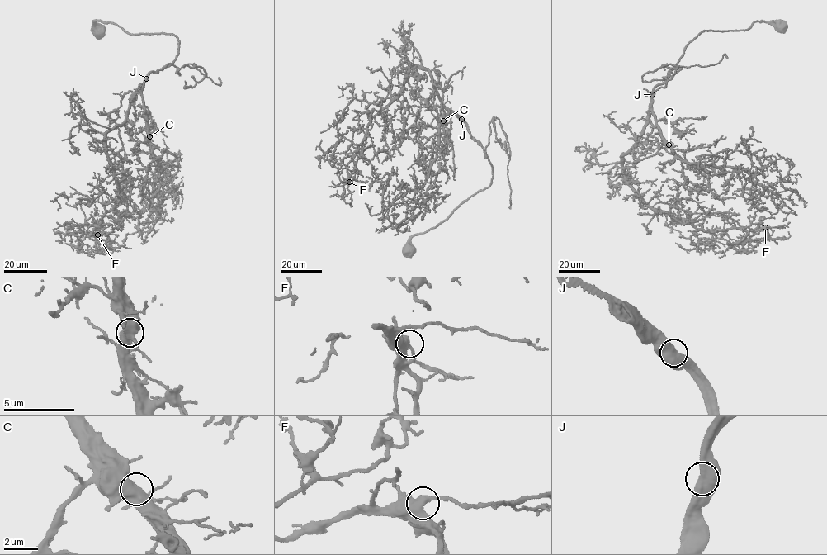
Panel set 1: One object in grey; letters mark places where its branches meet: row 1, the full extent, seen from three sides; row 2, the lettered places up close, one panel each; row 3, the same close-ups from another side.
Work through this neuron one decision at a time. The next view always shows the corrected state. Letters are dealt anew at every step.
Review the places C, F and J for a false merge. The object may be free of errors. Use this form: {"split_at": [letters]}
{"split_at": []}

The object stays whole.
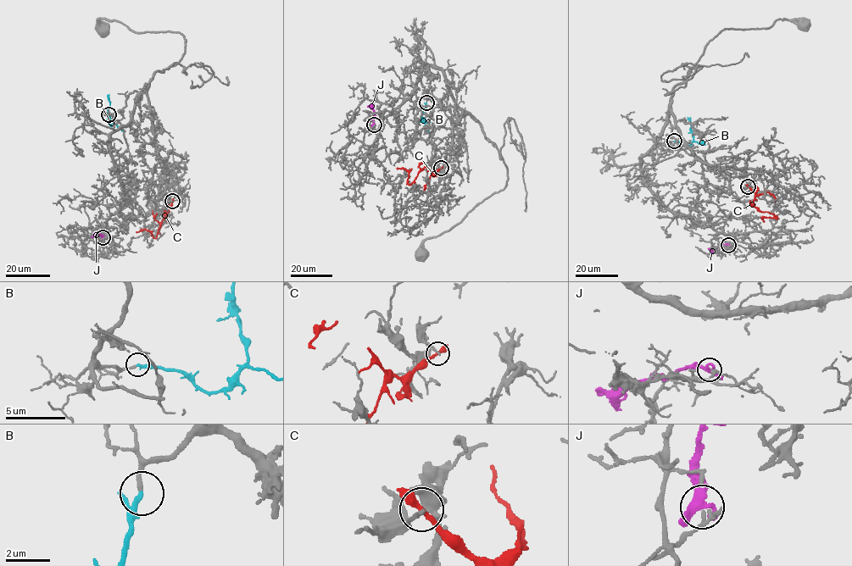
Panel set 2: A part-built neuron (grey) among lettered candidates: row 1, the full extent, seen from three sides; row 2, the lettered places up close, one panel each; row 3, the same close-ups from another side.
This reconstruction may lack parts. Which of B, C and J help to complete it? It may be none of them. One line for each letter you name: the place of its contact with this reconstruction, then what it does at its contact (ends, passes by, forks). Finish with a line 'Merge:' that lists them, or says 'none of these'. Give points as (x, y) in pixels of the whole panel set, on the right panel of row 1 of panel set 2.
B: meets grey at (674, 141); it passes by
Merge: B

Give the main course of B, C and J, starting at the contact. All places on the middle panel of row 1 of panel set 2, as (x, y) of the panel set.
B: (426, 103), (421, 116), (423, 121), (428, 124)
C: (441, 168), (434, 172), (425, 167), (410, 185), (408, 181), (409, 172), (397, 168)
J: (374, 124), (374, 111), (367, 107)

